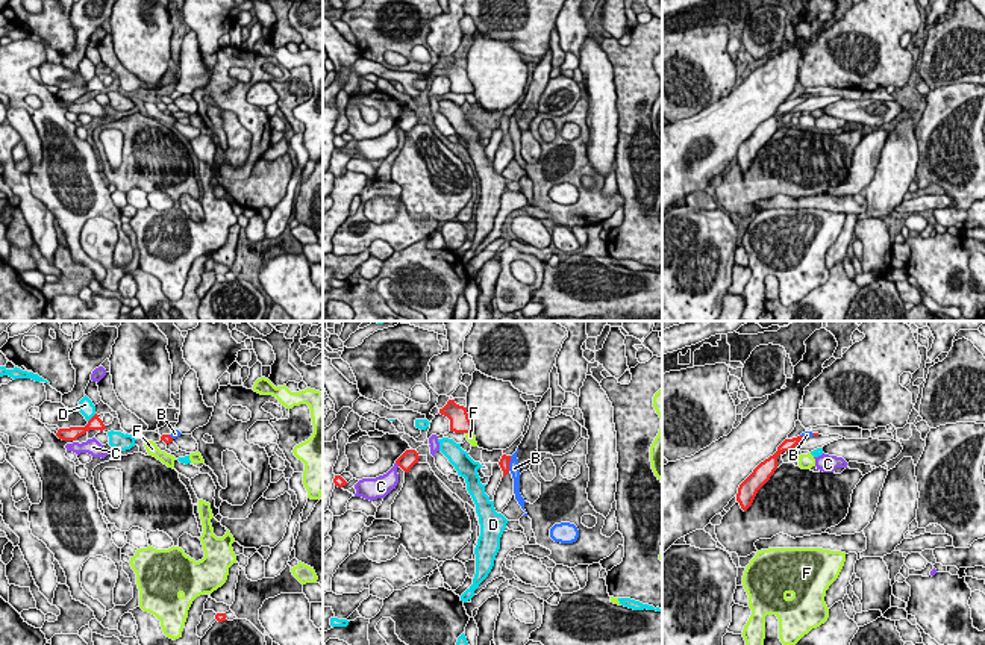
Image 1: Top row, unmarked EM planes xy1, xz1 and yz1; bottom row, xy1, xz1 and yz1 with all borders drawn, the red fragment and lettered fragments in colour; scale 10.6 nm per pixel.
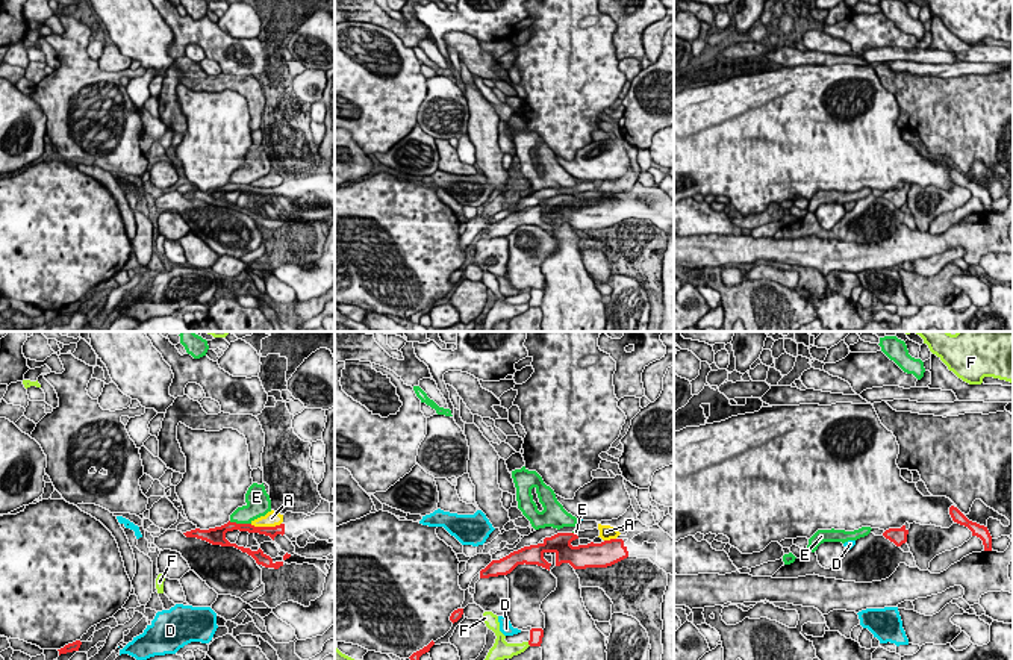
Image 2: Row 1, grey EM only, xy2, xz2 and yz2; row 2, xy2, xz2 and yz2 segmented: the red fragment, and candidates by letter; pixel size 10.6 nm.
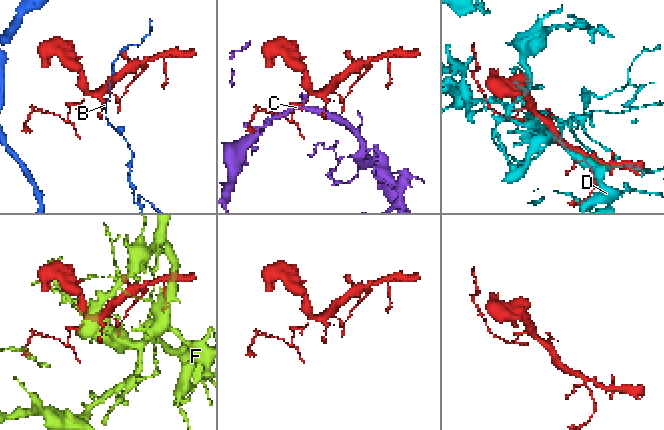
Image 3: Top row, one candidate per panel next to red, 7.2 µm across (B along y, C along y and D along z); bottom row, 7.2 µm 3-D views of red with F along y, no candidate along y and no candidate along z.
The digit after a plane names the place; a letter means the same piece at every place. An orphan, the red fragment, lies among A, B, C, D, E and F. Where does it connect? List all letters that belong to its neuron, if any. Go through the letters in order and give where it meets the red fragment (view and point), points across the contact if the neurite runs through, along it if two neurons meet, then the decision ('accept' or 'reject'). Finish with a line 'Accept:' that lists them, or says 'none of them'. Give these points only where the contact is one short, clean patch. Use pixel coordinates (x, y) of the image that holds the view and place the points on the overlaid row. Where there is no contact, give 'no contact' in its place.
A: meets red in xy2 at (265, 527); border along xy2 (280, 523), (274, 526), (250, 524); reject
B: meets red in xz1 at (508, 464); border along xz1 (511, 456), (508, 470); reject
C: meets red in xz1 at (397, 464); reject
D: meets red in xy1 at (91, 418); reject
E: meets red in xy2 at (240, 524); border along xy2 (229, 521), (250, 524); reject
F: meets red in xz2 at (529, 644); reject
Accept: none of them

